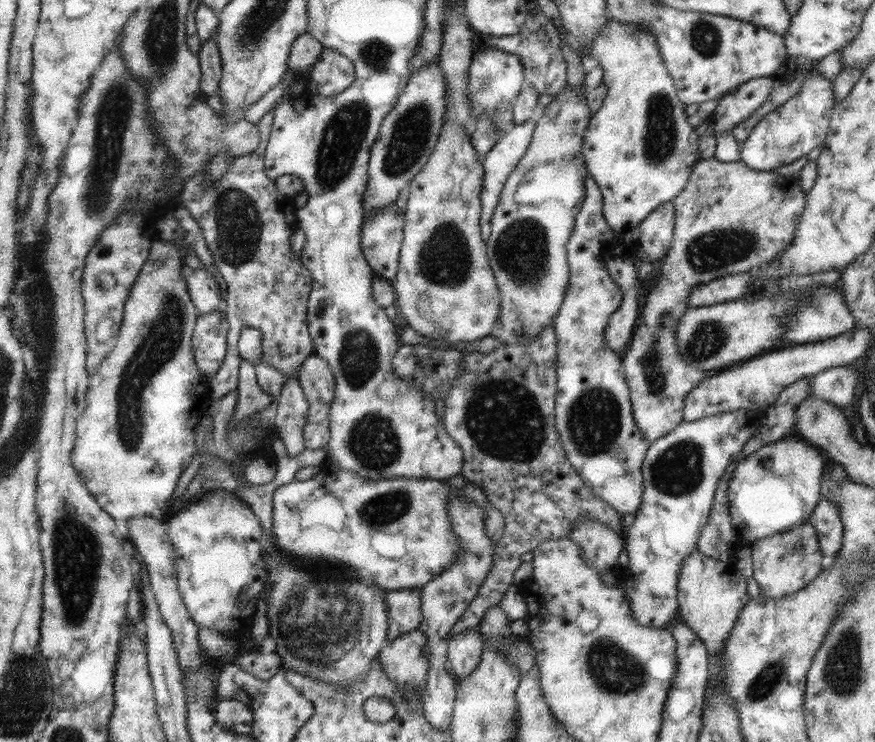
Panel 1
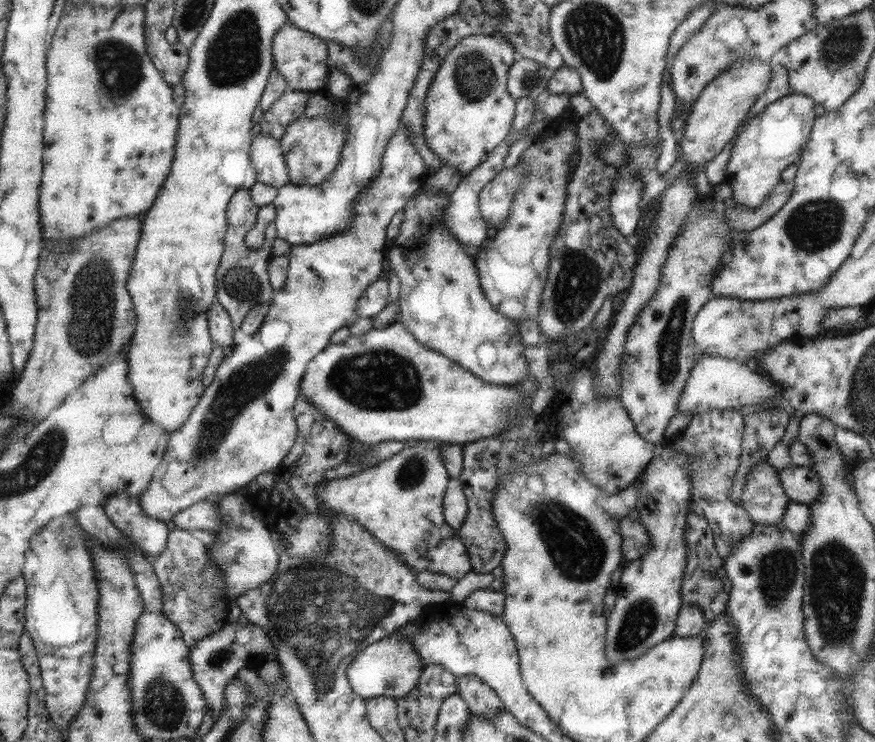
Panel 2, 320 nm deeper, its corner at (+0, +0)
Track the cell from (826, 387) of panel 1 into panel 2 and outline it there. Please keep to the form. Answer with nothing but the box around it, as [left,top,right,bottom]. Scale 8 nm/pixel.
[677,353,781,416]

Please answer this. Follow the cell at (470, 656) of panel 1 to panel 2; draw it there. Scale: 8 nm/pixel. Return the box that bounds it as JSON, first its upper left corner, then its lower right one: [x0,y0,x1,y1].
[457,674,503,718]

